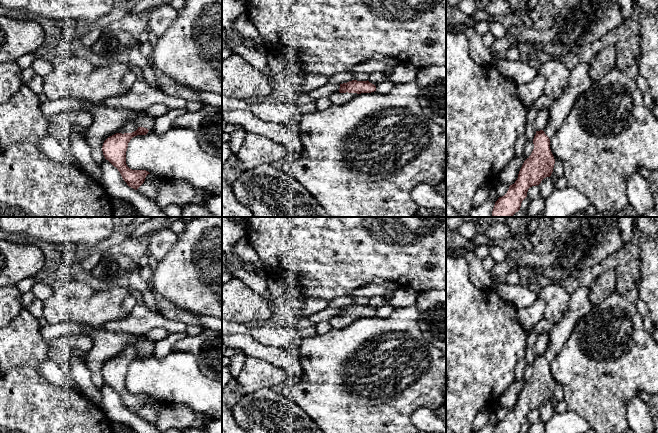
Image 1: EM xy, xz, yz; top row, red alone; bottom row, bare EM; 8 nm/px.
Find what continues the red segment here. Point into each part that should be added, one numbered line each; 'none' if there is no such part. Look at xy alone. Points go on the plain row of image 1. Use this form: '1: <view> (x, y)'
1: xy (145, 344)

